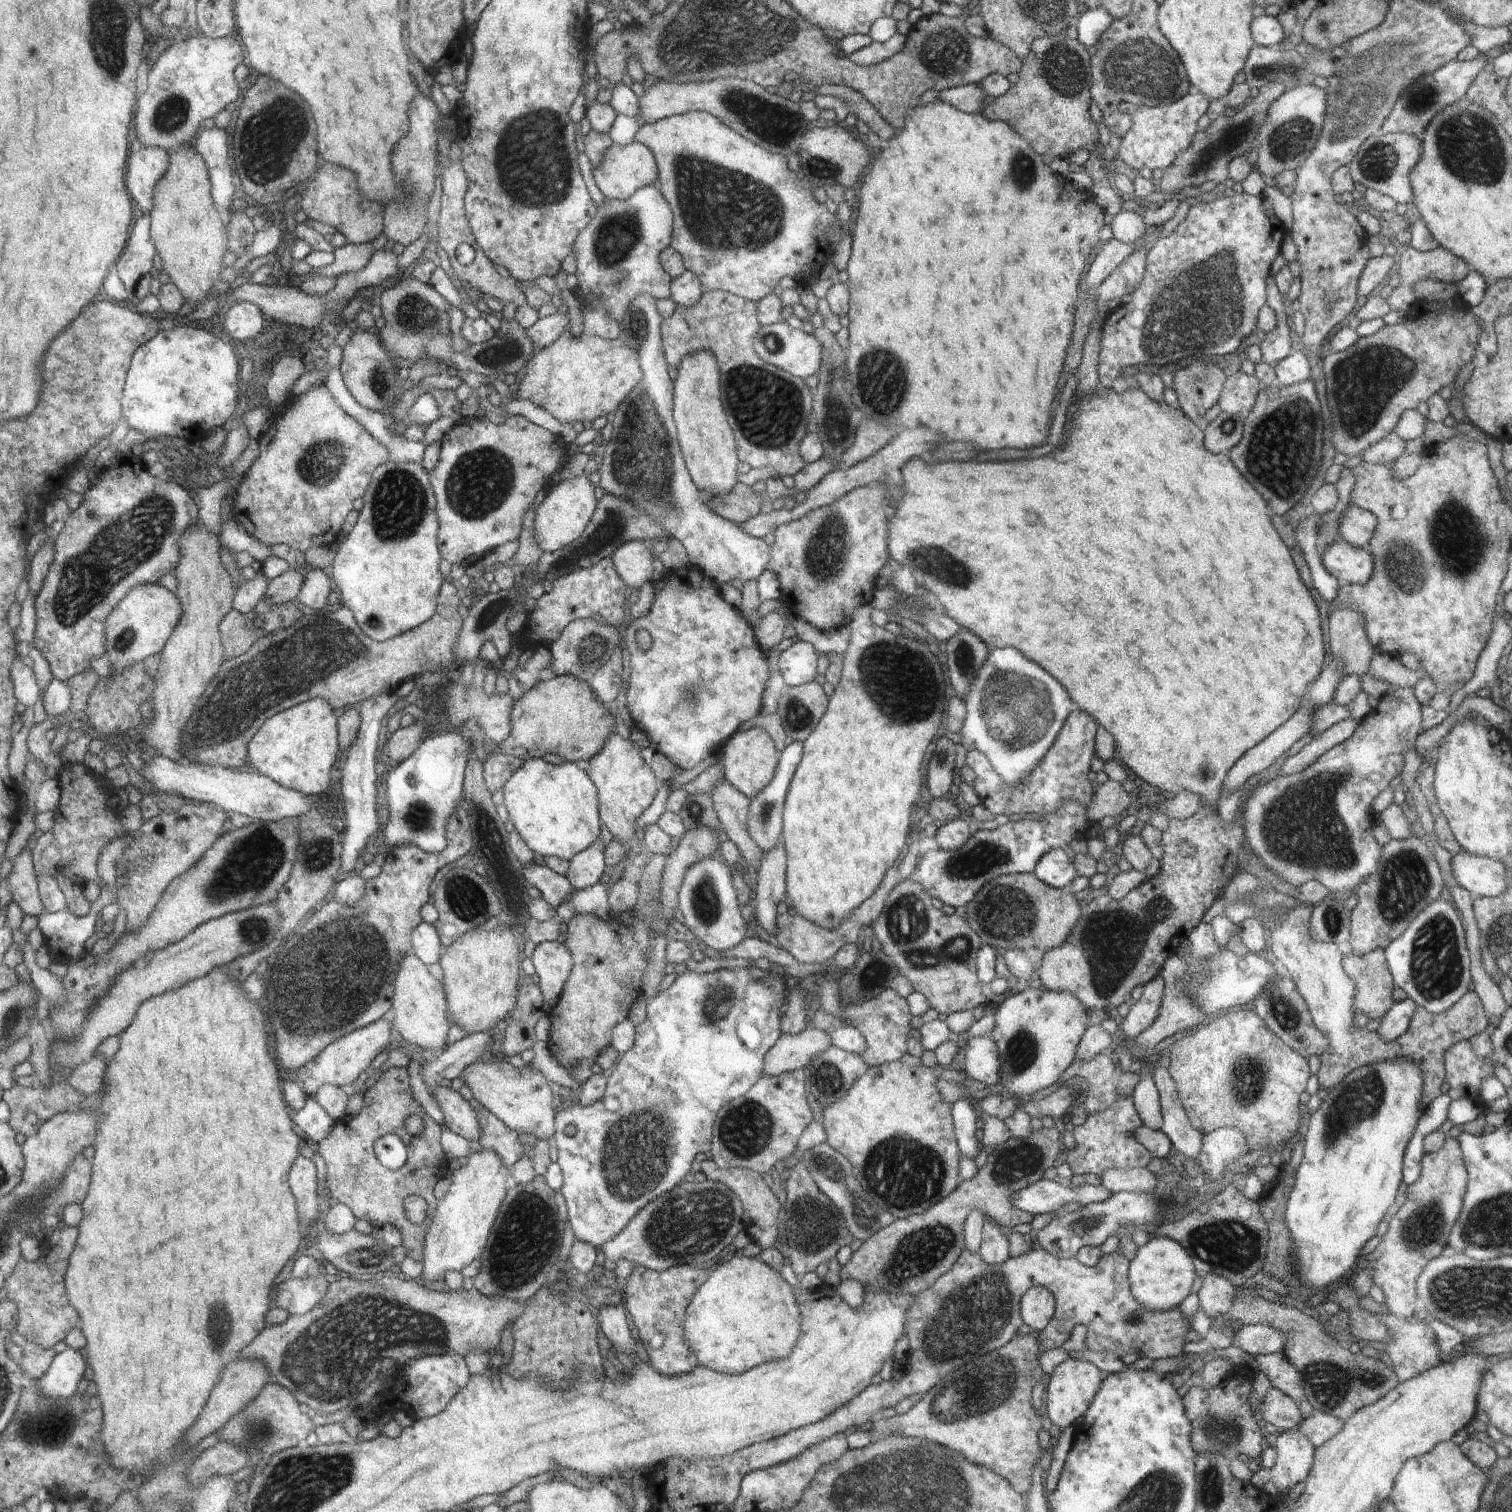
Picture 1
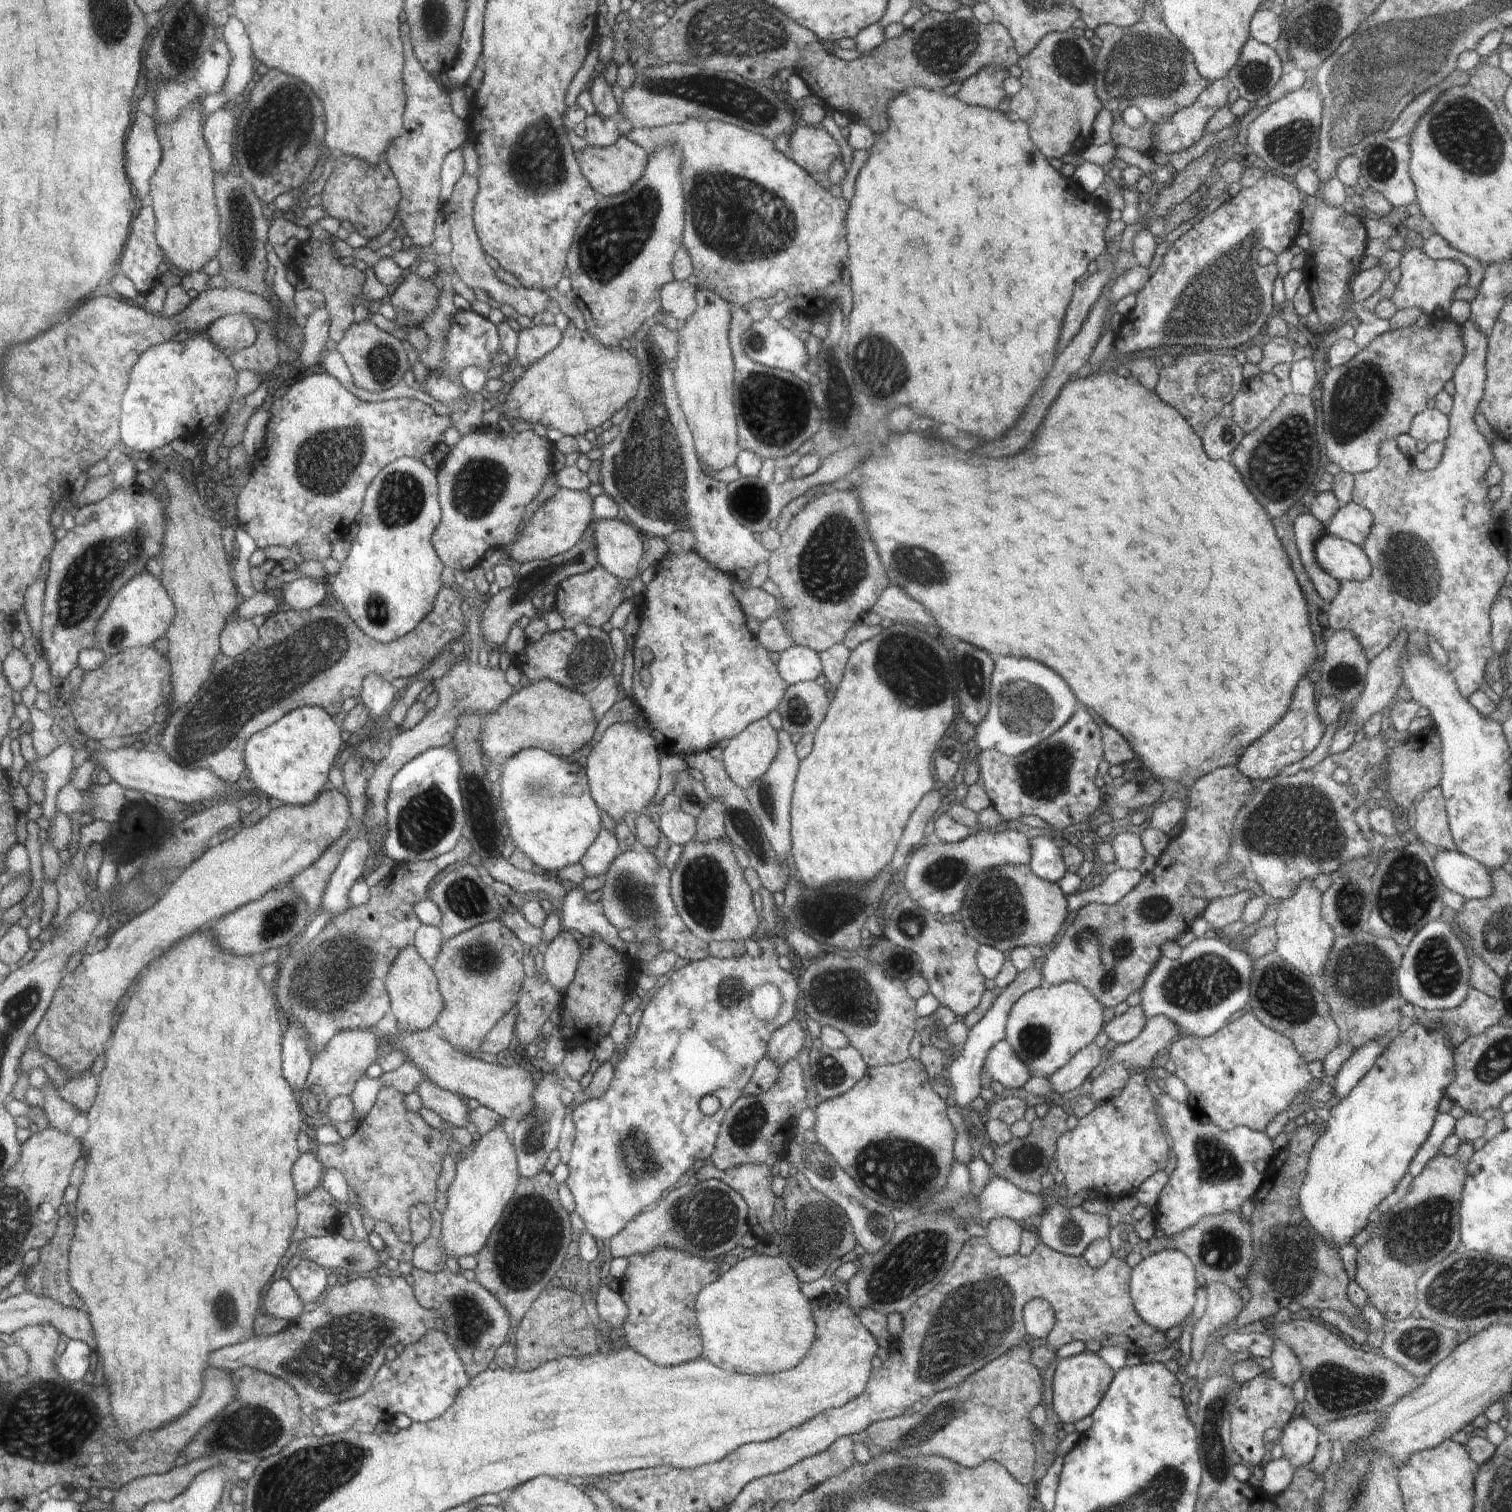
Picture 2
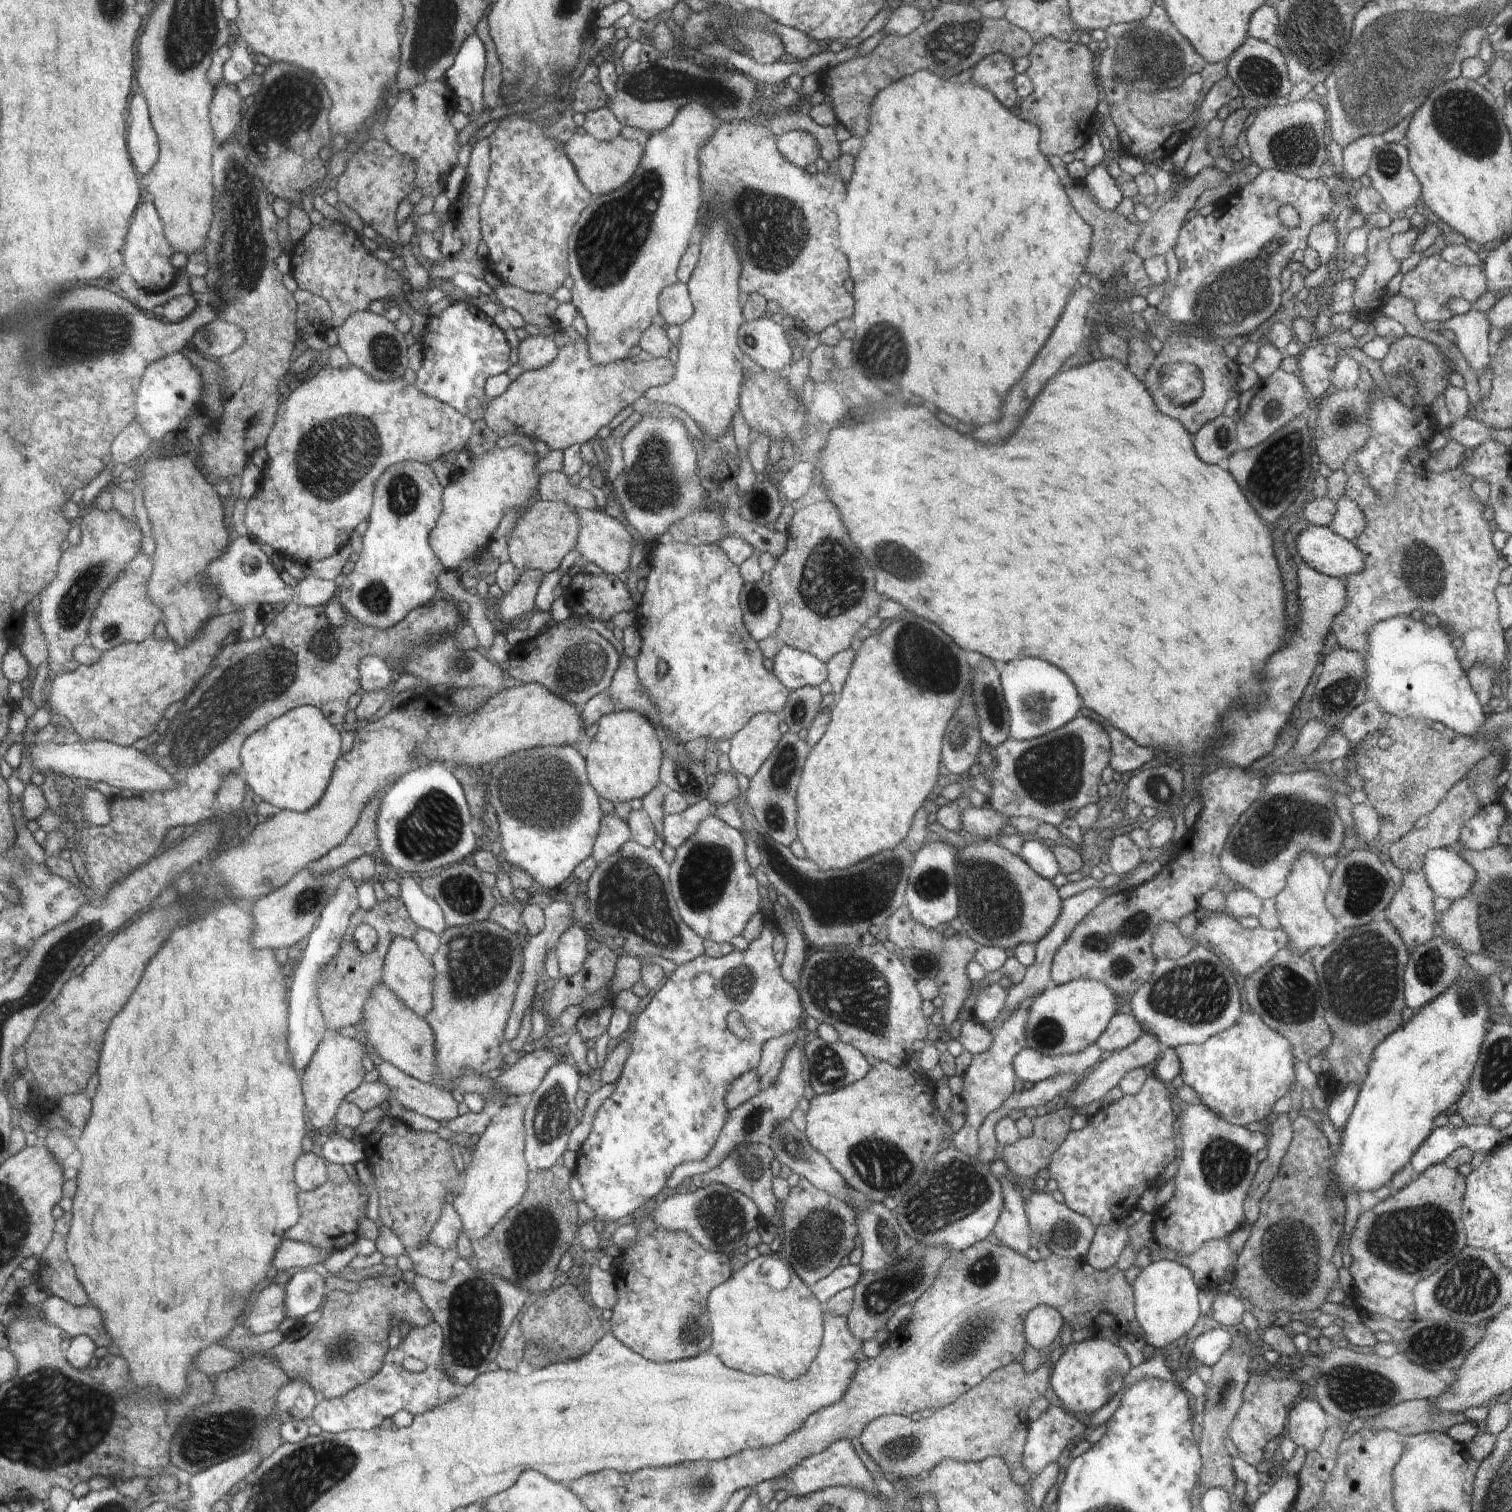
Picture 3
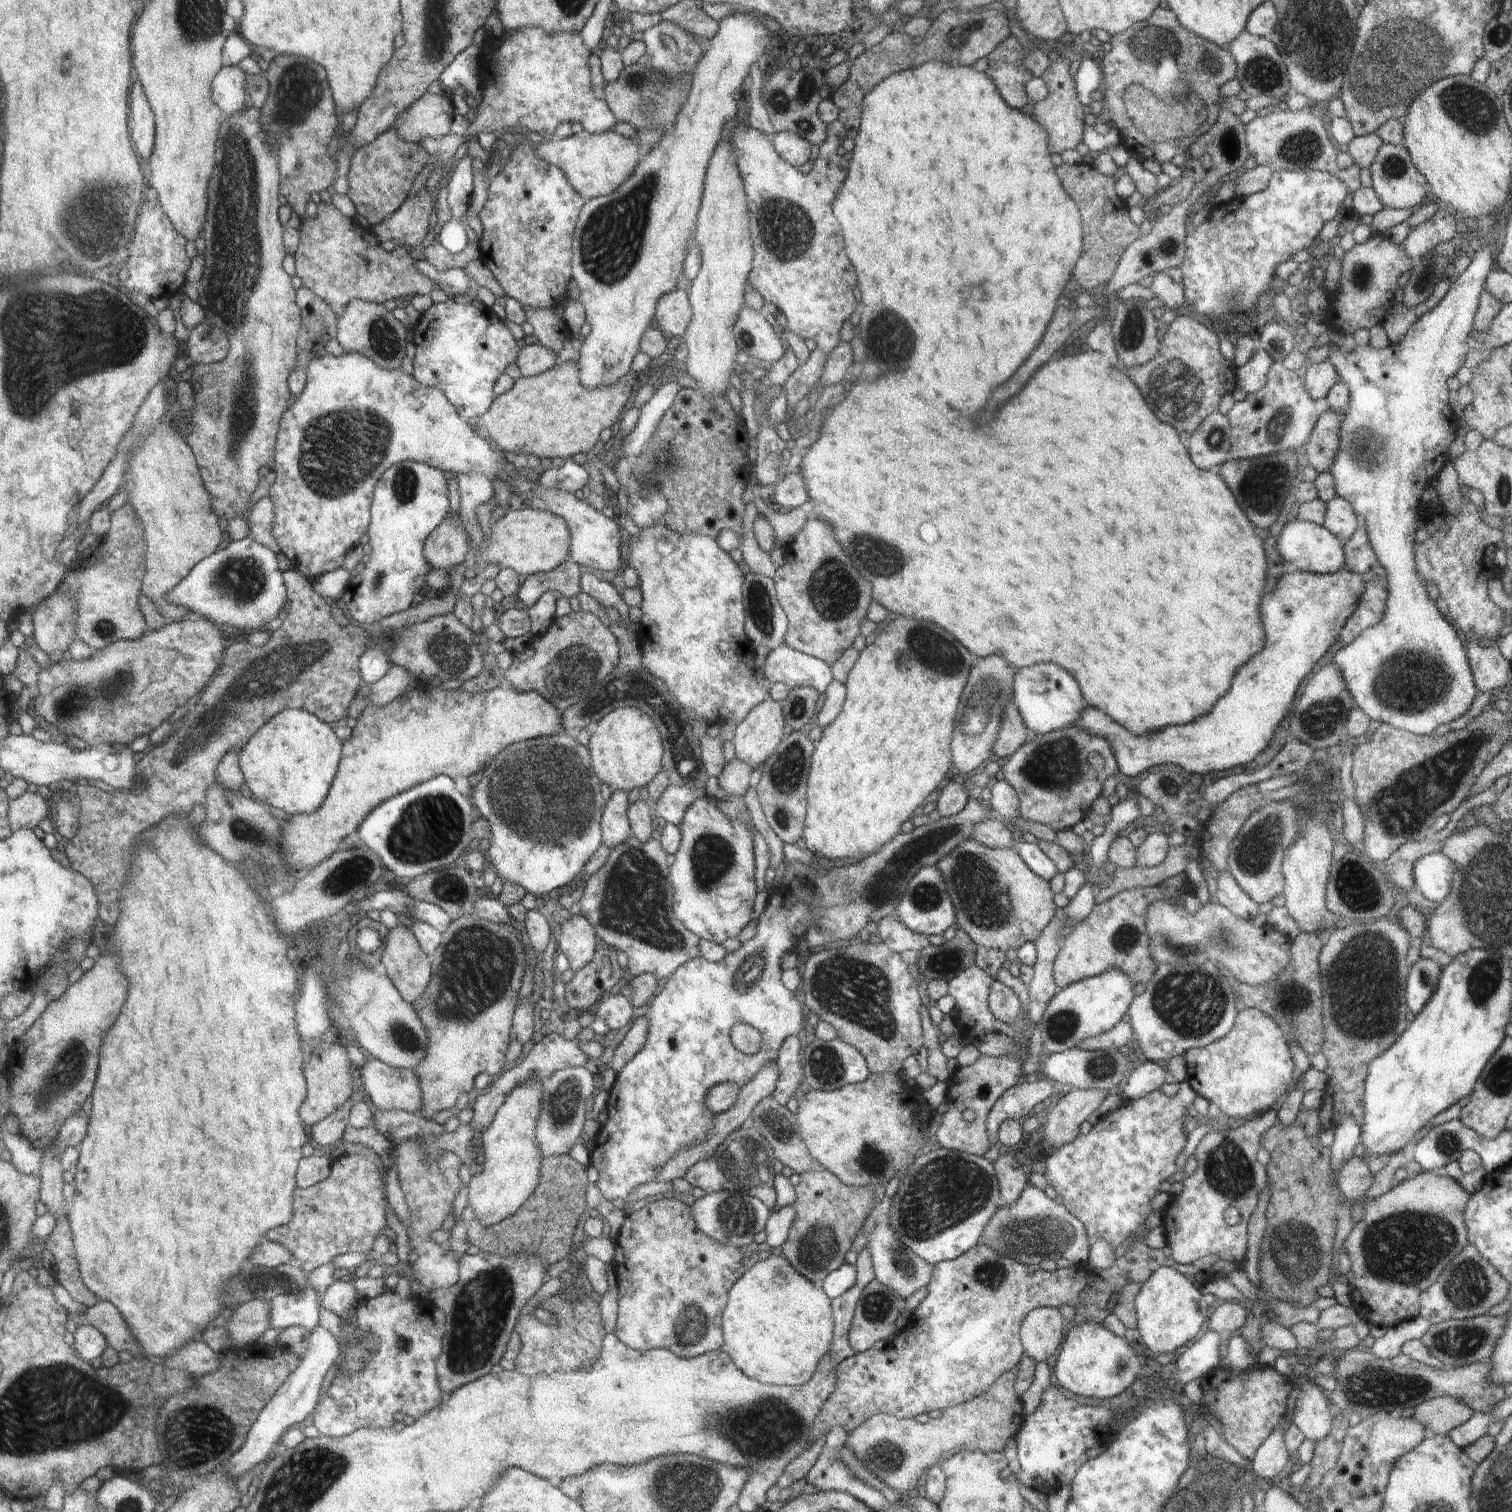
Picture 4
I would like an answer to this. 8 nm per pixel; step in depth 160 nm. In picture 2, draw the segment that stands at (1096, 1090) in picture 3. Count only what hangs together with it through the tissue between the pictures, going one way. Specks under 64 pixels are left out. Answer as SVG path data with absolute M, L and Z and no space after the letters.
M1163 1016L1148 1019L1134 1040L1119 1044L1110 1051L1108 1064L1124 1062L1130 1064L1131 1070L1148 1072L1152 1058L1165 1051L1177 1034L1173 1024Z

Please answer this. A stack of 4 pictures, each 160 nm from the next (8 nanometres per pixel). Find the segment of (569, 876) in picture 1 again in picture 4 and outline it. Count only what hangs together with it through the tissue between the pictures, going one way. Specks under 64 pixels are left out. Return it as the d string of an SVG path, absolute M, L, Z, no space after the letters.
M613 791L602 816L603 843L609 848L616 847L630 837L629 816L626 816L628 800L626 792Z

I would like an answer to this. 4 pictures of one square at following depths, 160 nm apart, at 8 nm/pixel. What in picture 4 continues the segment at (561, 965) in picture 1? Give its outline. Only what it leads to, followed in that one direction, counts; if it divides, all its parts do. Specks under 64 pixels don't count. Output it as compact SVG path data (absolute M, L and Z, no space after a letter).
M579 911L573 912L568 919L559 922L557 951L569 958L570 968L577 971L592 960L596 952L594 929L594 924Z

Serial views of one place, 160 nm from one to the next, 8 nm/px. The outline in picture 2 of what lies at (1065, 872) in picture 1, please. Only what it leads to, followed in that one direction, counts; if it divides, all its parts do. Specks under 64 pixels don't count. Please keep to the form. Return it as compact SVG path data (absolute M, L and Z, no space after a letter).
M1048 835L1031 838L1029 866L1036 876L1053 883L1057 883L1066 872L1060 848L1048 838Z

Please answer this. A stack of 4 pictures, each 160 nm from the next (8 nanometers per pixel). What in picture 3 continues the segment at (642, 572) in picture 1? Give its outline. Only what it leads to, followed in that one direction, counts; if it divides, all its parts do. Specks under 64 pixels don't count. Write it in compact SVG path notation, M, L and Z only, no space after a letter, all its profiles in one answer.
M576 509L579 516L579 536L578 544L575 546L579 559L582 562L594 562L606 574L618 577L620 572L628 568L630 552L632 552L632 542L634 538L630 532L622 526L622 522L617 518L610 518L605 511Z

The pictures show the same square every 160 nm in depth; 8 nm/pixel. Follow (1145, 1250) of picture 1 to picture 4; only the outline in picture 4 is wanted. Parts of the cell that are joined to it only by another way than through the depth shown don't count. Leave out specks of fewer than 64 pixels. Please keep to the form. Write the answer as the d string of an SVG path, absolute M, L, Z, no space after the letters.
M1160 1267L1143 1282L1135 1298L1136 1329L1141 1336L1141 1346L1158 1354L1174 1354L1180 1346L1196 1340L1210 1308L1204 1295L1182 1273L1172 1267Z

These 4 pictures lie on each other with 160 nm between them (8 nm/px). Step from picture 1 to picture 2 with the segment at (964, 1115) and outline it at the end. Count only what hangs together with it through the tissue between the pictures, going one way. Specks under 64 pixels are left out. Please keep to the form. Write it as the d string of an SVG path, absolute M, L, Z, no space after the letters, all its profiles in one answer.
M1034 963L1024 972L1018 972L1015 979L1006 987L1000 989L988 1012L974 1025L971 1026L968 1038L963 1044L962 1052L954 1059L949 1068L945 1069L943 1079L954 1086L954 1100L956 1104L966 1112L966 1106L978 1095L981 1095L981 1070L985 1064L987 1052L998 1042L1005 1038L1005 1028L1008 1022L1008 1015L1017 1000L1028 991L1036 987L1044 986L1043 970L1036 968Z

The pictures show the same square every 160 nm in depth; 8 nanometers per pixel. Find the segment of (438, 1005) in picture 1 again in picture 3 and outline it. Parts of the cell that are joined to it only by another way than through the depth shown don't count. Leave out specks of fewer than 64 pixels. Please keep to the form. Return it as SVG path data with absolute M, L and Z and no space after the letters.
M399 937L392 942L383 964L382 982L392 989L412 1010L421 1017L431 1012L434 1006L435 966L412 939Z

